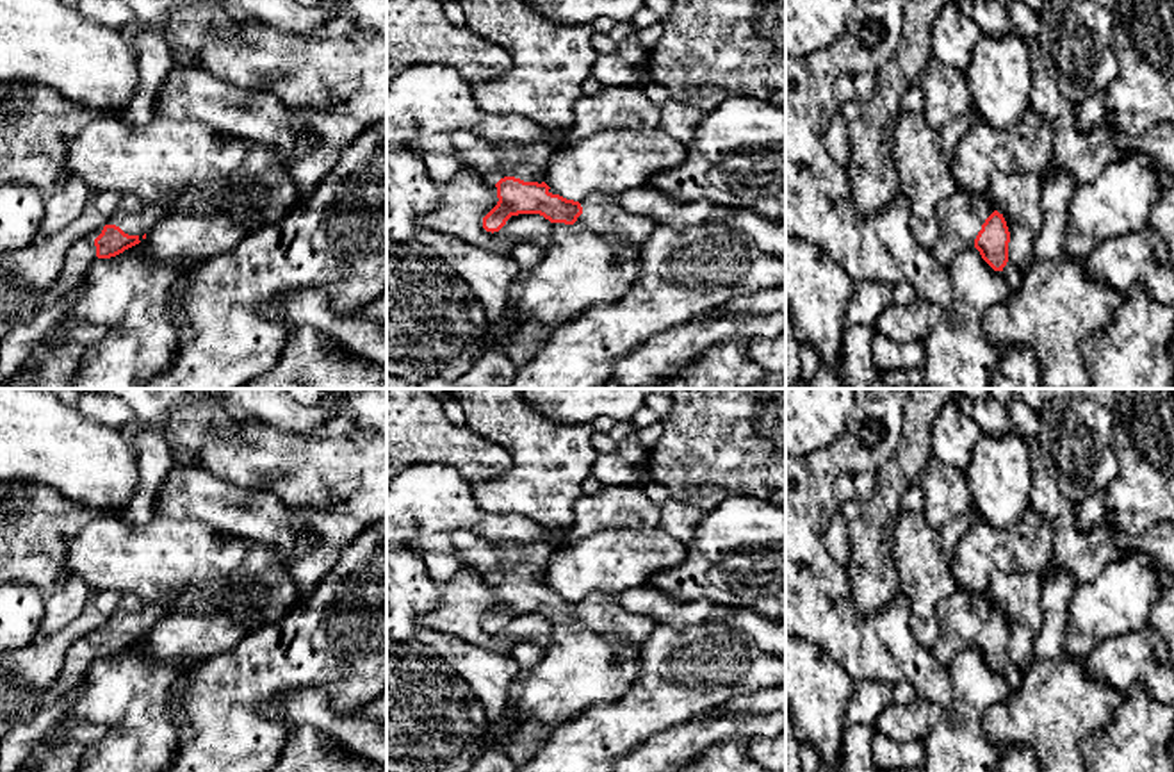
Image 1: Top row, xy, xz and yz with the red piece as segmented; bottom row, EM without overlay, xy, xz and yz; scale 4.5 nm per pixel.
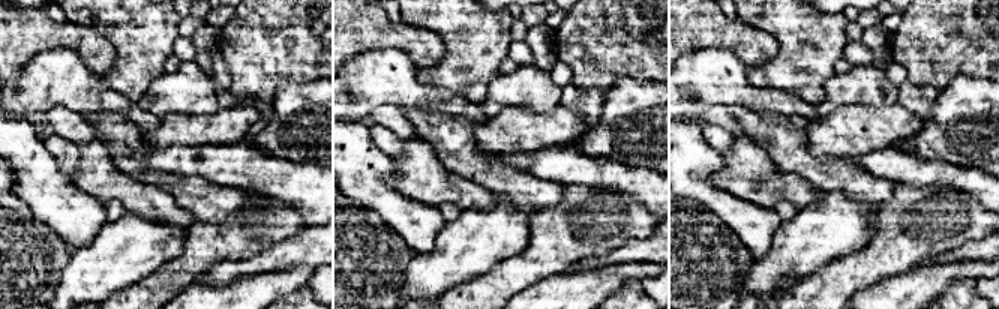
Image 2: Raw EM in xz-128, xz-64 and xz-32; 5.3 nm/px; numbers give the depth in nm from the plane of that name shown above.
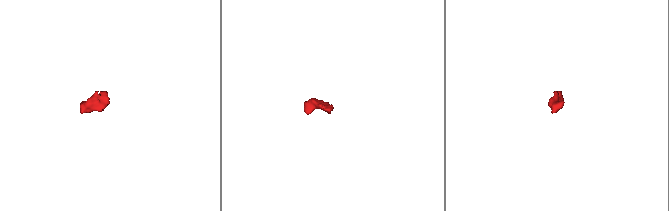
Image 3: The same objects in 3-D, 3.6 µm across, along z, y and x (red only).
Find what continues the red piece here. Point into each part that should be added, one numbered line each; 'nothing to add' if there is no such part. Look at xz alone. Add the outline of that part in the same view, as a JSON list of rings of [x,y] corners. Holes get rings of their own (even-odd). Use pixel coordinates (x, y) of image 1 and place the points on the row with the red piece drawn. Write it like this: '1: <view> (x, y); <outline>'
1: xz (494, 161); [[[554,130],[552,143],[488,143],[472,134],[452,134],[456,159],[495,185],[504,177],[524,182],[545,182],[545,168],[552,152],[567,144],[568,132]]]
2: xz (601, 213); [[[591,193],[583,201],[575,228],[616,235],[641,248],[656,230],[656,223],[622,209],[615,194]]]

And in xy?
1: xy (134, 216); [[[125,194],[107,225],[116,225],[125,234],[137,235],[143,241],[143,235],[148,235],[164,214],[164,207],[144,203],[134,194]]]

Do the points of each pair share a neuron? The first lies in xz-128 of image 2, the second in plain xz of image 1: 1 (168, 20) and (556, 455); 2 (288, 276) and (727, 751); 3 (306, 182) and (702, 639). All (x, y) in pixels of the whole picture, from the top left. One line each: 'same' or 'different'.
1: same
2: different
3: different

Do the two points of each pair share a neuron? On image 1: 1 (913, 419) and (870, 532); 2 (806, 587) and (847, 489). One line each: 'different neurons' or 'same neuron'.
1: same neuron
2: different neurons

